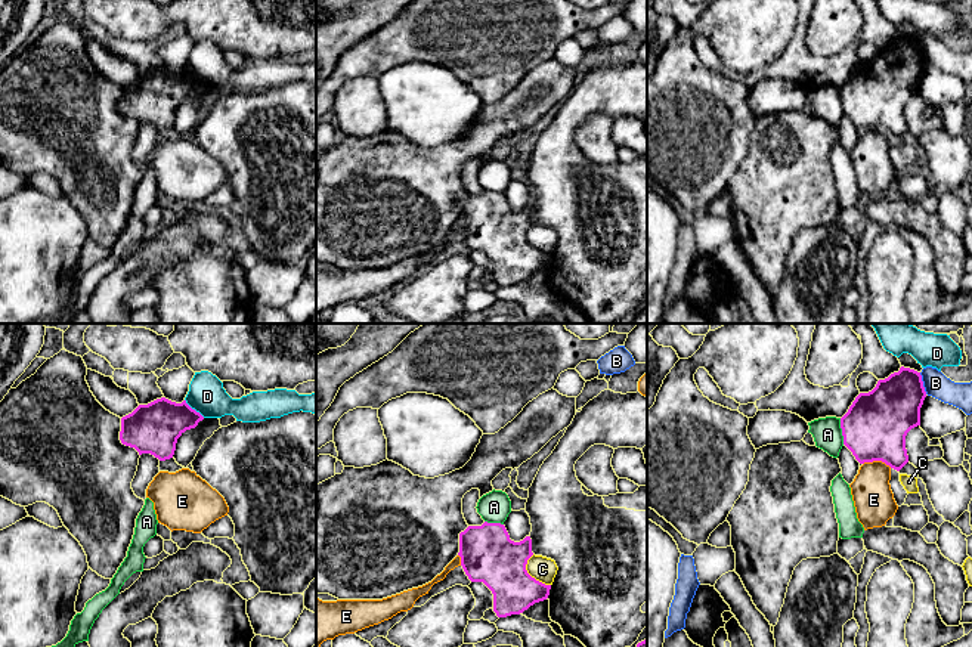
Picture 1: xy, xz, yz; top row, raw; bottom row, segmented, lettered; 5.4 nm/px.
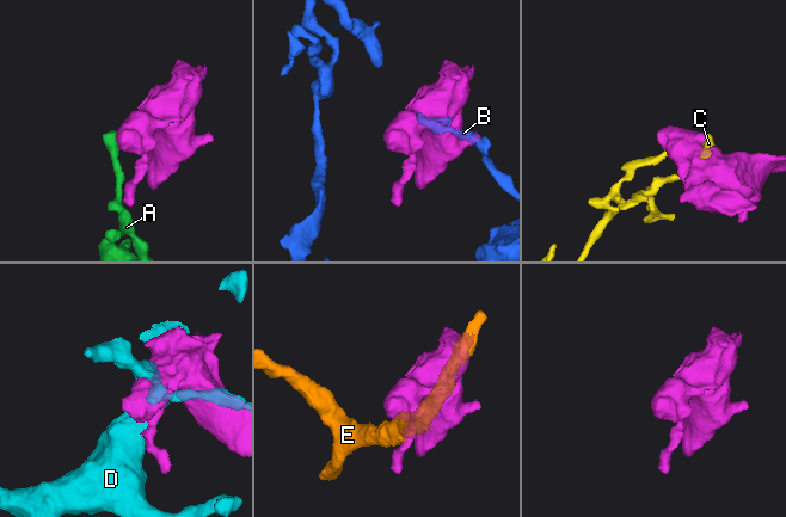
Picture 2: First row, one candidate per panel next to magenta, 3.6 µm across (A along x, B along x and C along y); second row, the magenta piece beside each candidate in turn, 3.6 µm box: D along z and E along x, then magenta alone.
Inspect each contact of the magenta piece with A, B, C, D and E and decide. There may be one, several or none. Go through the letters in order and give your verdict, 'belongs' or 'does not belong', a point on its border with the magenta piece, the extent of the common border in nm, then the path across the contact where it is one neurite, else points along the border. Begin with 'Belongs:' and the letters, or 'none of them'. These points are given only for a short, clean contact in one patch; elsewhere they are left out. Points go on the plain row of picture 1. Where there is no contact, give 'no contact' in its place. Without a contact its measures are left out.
Belongs: none of them
A: does not belong | yz (842, 101) | 150 nm | along yz (839, 87), (844, 113)
B: does not belong | yz (922, 52) | 130 nm | along yz (919, 42), (926, 62)
C: does not belong | xz (529, 244) | 200 nm
D: does not belong | xy (194, 79) | 150 nm
E: does not belong | yz (878, 129) | 160 nm | along yz (863, 132), (884, 130), (891, 136)

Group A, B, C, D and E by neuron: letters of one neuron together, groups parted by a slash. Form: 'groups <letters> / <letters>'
groups A / B / C / D / E

